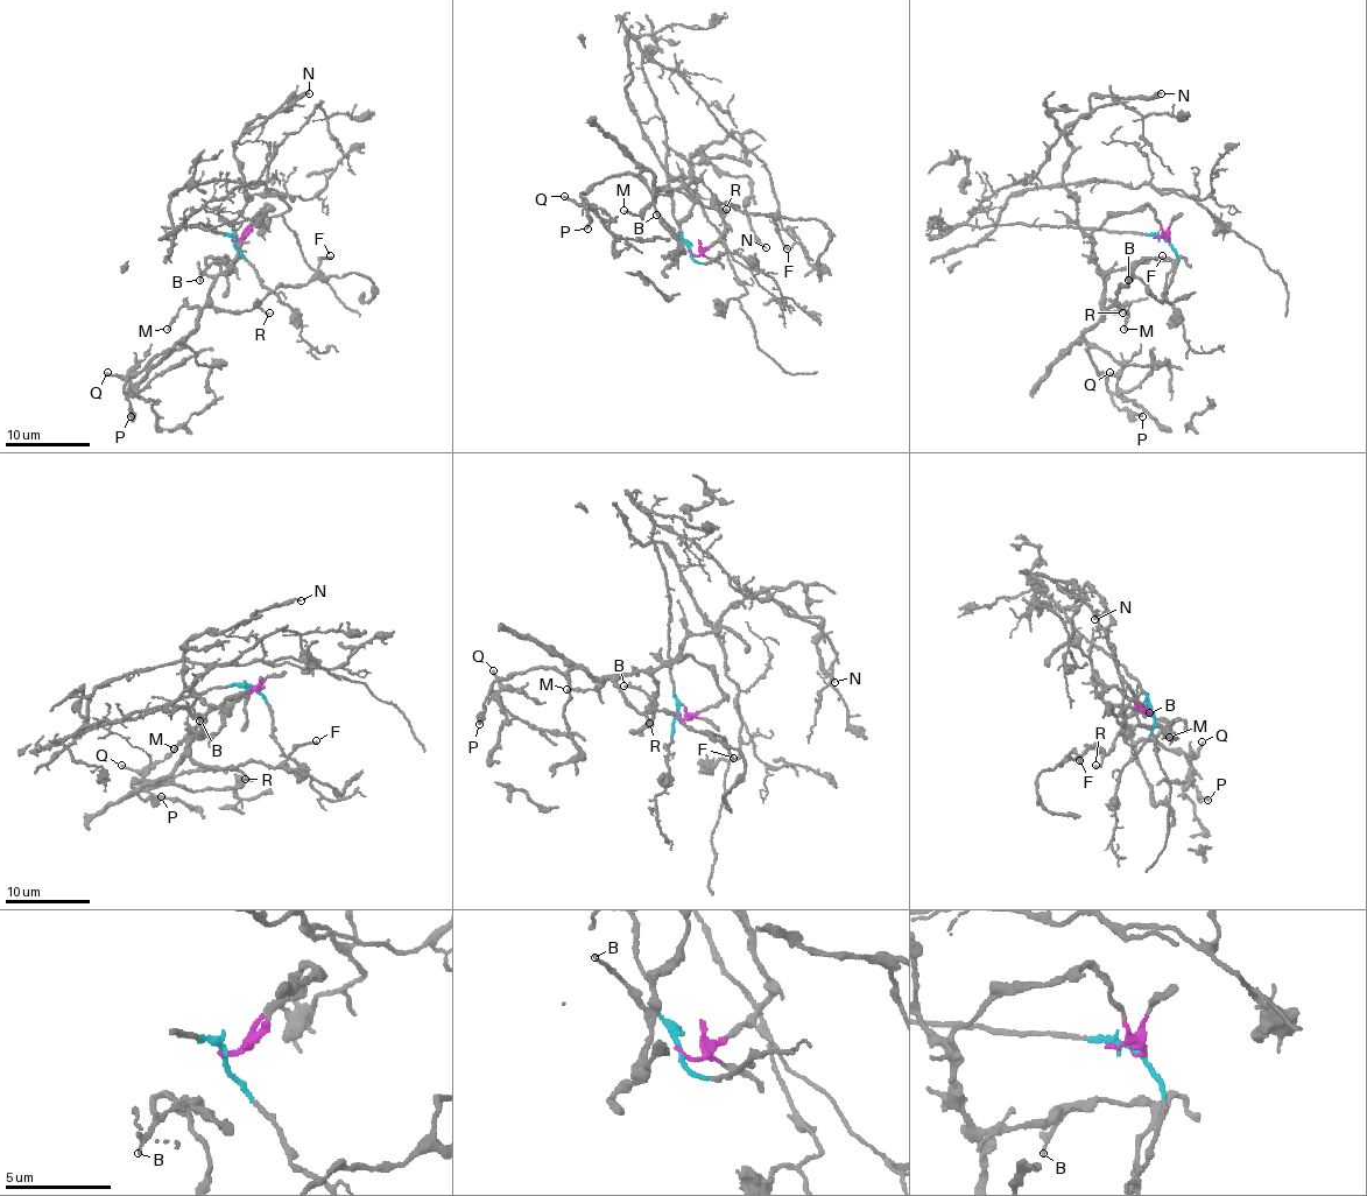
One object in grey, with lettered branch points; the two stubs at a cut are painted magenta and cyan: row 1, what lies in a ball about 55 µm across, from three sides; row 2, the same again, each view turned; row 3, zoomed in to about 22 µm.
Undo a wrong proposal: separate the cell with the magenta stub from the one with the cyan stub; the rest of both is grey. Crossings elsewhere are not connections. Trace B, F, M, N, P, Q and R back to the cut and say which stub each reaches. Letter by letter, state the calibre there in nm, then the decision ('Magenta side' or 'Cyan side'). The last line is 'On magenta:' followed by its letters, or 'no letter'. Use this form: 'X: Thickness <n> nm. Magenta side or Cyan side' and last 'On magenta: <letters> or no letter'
B: Thickness 180 nm. Magenta side
F: Thickness 200 nm. Magenta side
M: Thickness 160 nm. Magenta side
N: Thickness 150 nm. Magenta side
P: Thickness 240 nm. Magenta side
Q: Thickness 170 nm. Magenta side
R: Thickness 120 nm. Magenta side
On magenta: B, F, M, N, P, Q, R

